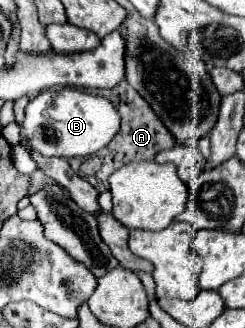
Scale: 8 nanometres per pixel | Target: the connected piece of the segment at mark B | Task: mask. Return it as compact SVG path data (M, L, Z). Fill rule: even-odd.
M46 89L26 107L22 135L46 157L86 157L106 147L120 129L120 115L106 97L90 95L80 89Z

